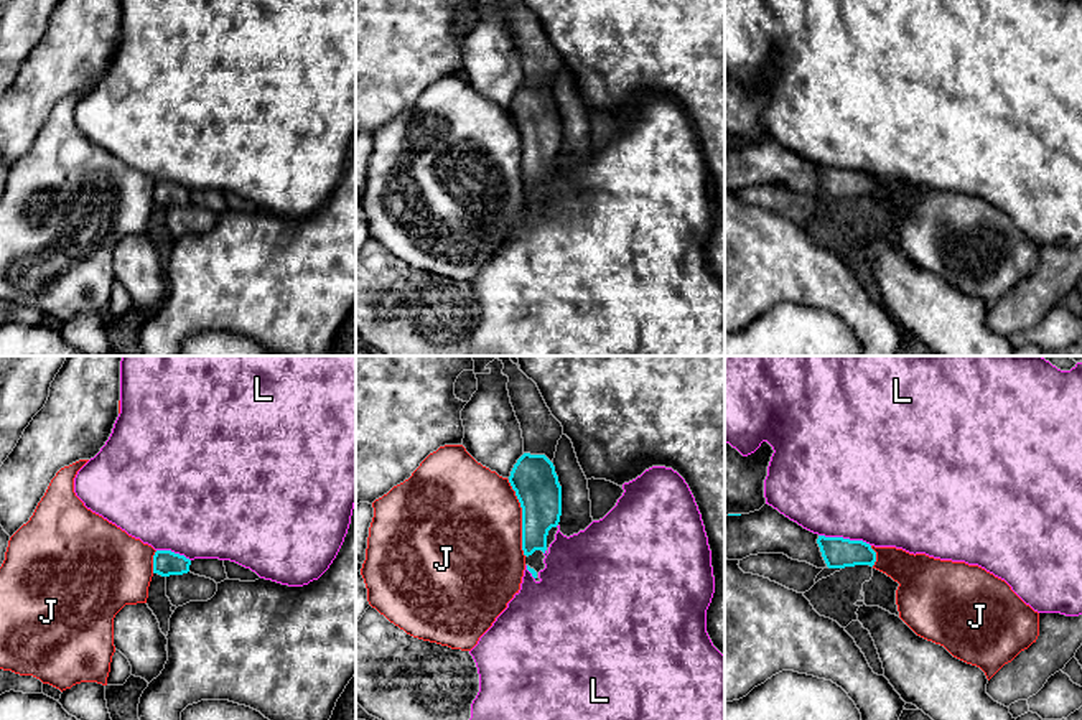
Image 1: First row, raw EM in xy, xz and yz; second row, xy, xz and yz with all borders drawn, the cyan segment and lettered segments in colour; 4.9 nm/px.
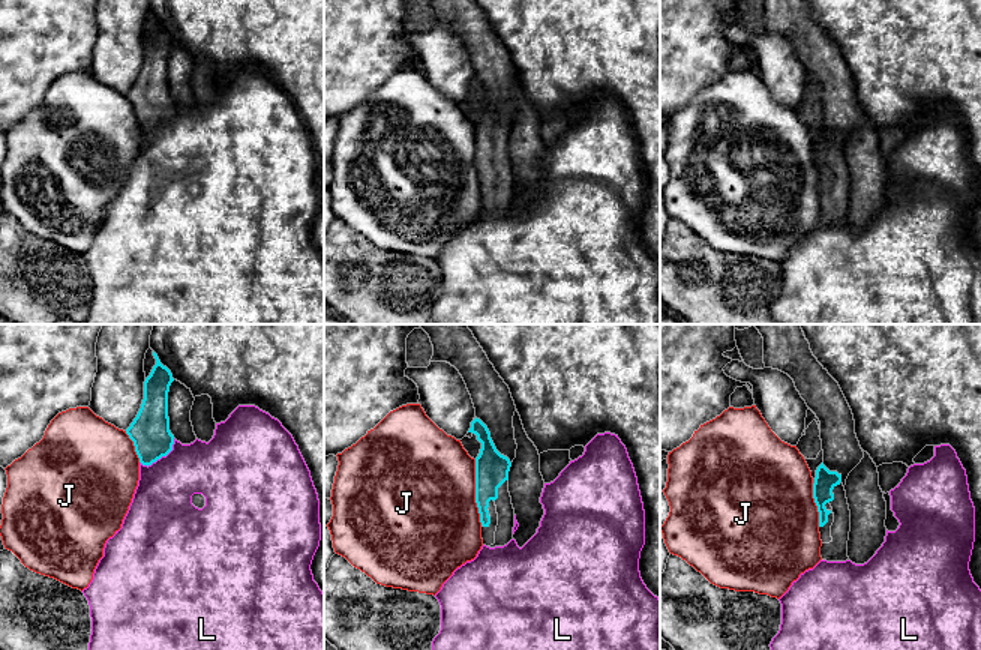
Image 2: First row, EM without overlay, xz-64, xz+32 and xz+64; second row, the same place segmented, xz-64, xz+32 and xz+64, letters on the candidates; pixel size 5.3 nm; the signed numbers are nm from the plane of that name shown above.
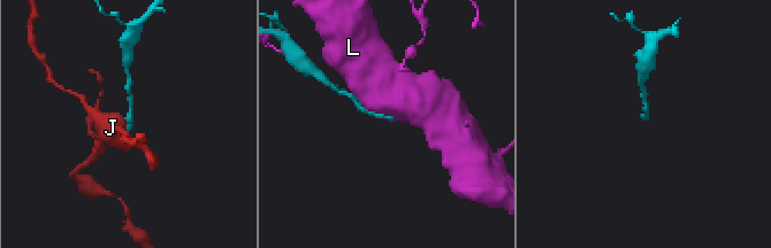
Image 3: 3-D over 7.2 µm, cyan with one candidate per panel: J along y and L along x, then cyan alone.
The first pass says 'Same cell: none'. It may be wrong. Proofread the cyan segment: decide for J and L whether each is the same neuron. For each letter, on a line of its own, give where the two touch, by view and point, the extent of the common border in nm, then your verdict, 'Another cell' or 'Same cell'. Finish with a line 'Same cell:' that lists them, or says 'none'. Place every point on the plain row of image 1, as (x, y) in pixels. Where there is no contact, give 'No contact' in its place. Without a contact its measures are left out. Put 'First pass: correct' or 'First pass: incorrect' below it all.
J: Touches cyan at xz (522, 149). Shared border 380 nm. Another cell
L: Touches cyan at yz (845, 170). Shared border 260 nm. Another cell
Same cell: none
First pass: correct

